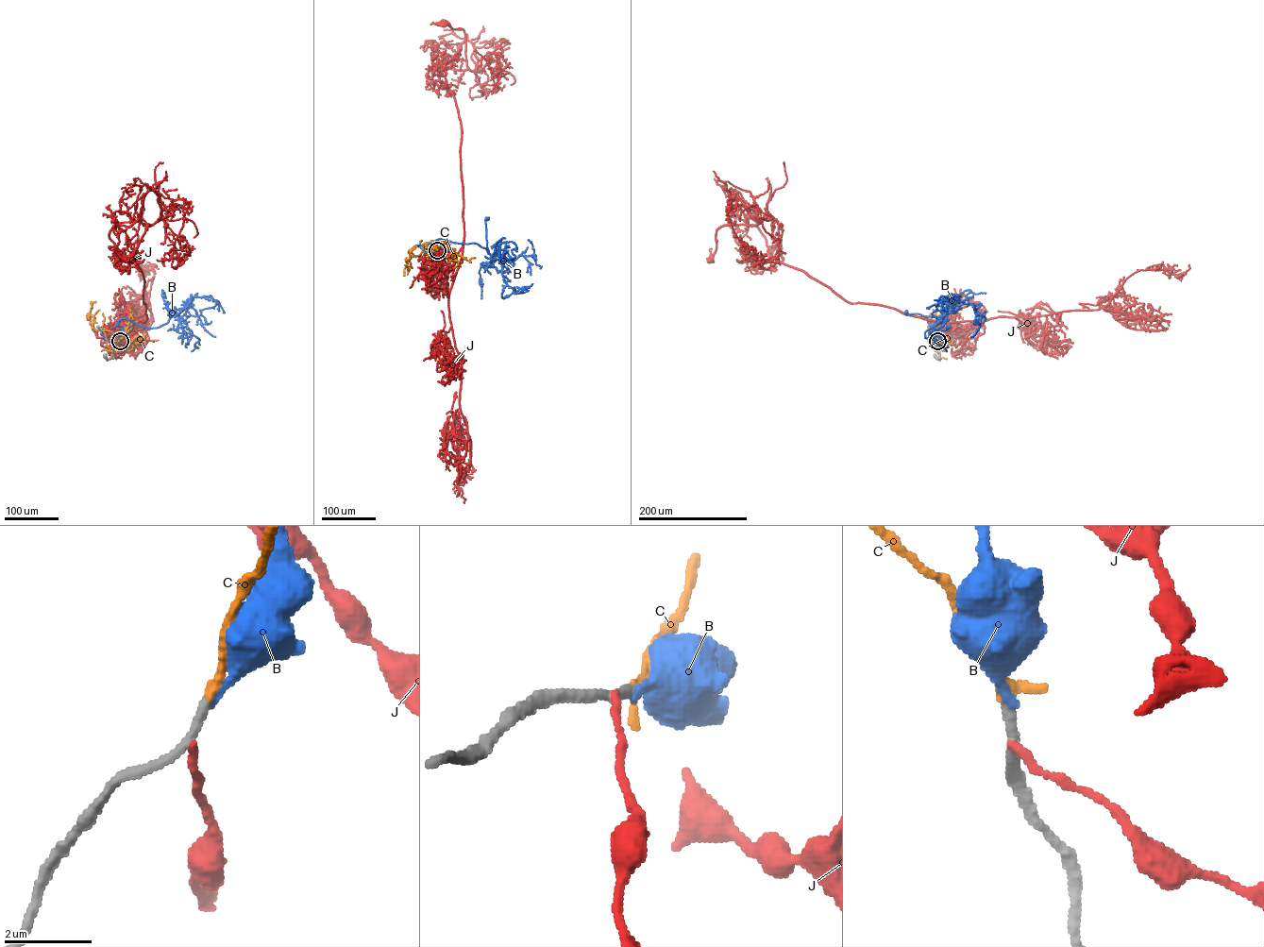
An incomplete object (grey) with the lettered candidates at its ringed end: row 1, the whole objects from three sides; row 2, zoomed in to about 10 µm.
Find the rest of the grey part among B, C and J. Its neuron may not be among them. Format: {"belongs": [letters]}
{"belongs": ["C"]}

